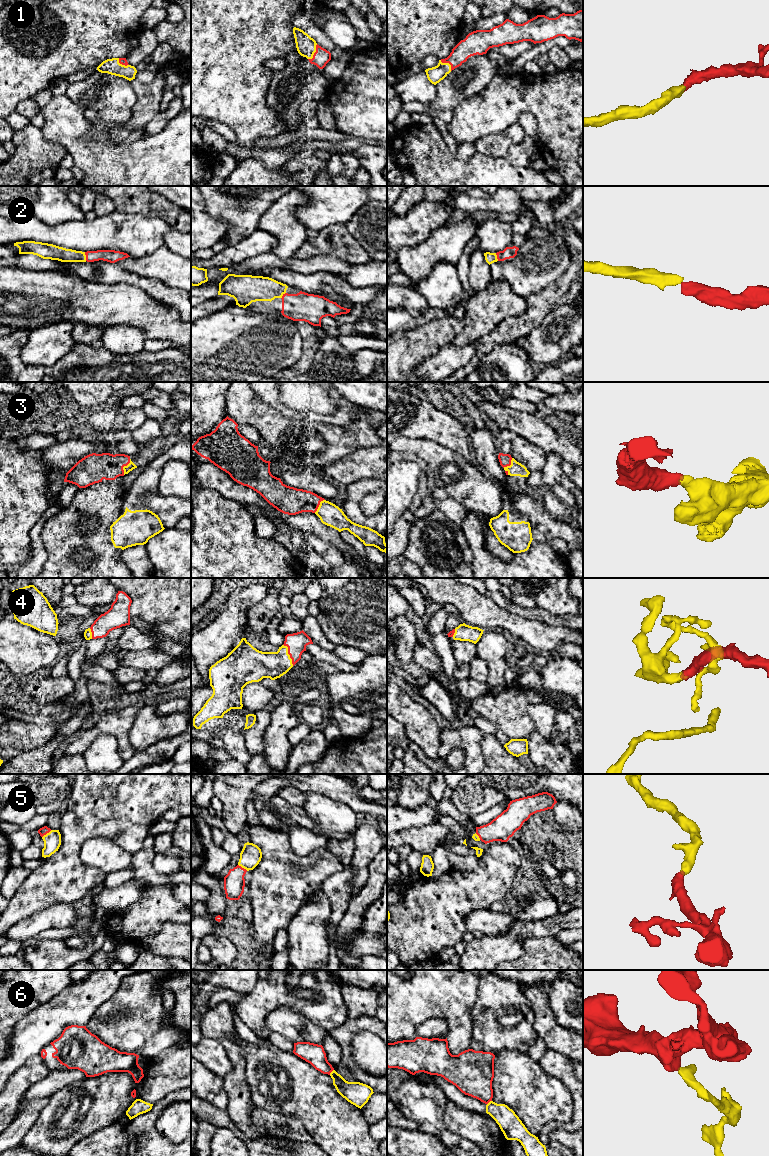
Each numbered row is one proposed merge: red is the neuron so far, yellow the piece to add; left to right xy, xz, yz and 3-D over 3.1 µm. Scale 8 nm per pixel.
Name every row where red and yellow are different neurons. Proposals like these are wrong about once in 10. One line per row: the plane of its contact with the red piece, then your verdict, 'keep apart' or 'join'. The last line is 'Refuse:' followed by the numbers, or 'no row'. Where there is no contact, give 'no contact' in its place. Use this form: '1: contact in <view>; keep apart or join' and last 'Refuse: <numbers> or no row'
1: contact in xz; join
2: contact in xy; join
3: contact in xy; join
4: contact in xz; join
5: contact in xy; join
6: contact in xz; keep apart
Refuse: 6

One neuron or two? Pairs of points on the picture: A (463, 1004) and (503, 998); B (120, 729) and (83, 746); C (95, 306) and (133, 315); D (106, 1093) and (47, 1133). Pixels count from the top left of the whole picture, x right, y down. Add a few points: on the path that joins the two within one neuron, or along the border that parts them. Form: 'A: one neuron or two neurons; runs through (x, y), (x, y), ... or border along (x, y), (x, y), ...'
A: two neurons; border along (479, 980), (478, 997), (472, 1011), (472, 1025)
B: one neuron; runs through (110, 729), (98, 729), (91, 736)
C: one neuron; runs through (104, 306), (124, 306)
D: one neuron; runs through (89, 1093), (76, 1095), (56, 1116)

